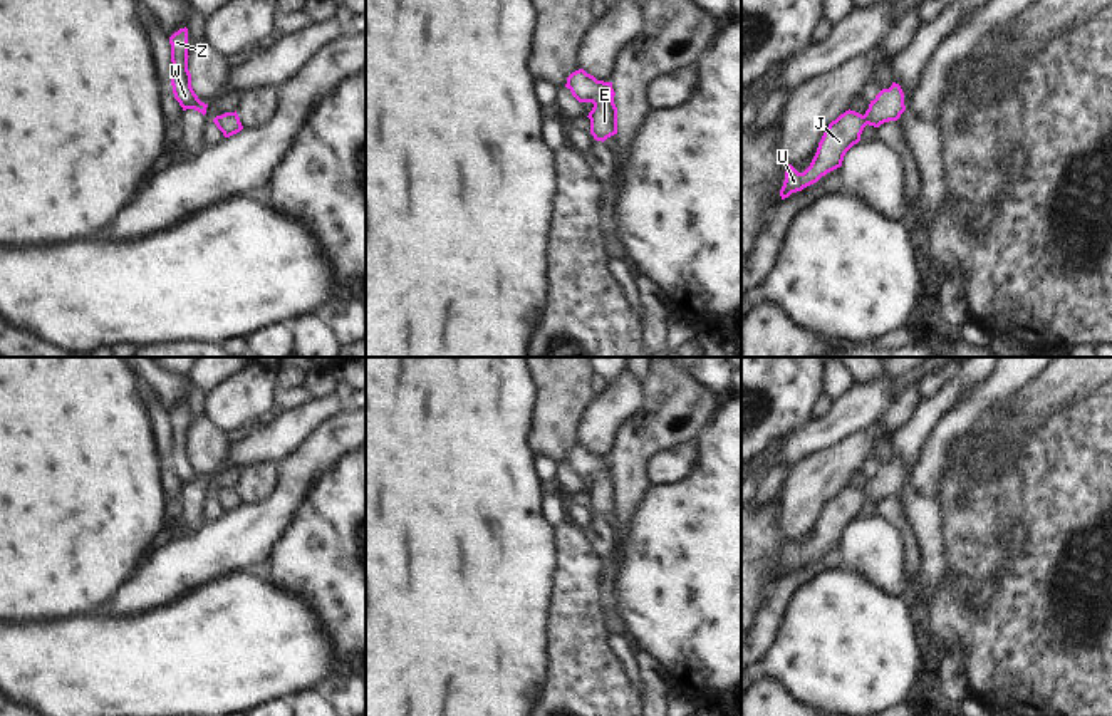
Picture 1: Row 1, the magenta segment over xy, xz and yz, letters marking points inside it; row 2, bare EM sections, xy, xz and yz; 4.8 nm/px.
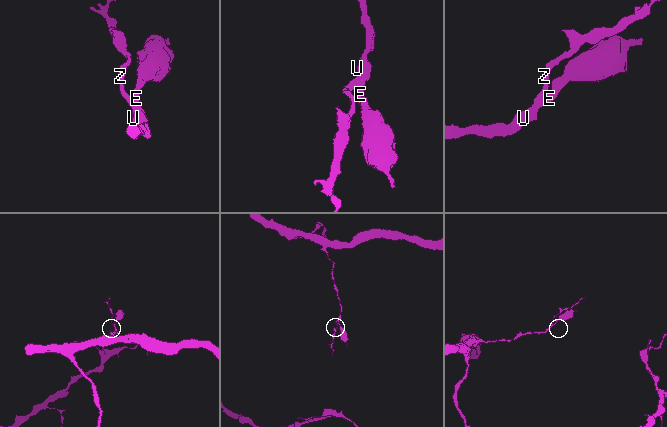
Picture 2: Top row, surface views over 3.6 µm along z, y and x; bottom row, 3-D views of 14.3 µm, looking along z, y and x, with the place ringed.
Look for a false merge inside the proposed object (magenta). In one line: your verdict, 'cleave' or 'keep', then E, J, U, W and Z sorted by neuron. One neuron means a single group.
keep | E J U W Z

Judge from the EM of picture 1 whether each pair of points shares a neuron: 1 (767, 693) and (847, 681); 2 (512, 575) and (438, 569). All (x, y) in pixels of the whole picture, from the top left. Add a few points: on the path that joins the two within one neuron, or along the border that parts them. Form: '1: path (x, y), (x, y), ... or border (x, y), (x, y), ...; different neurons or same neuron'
1: border (758, 681), (777, 679), (795, 698); different neurons
2: path (493, 575), (470, 575), (463, 582), (457, 582); same neuron

